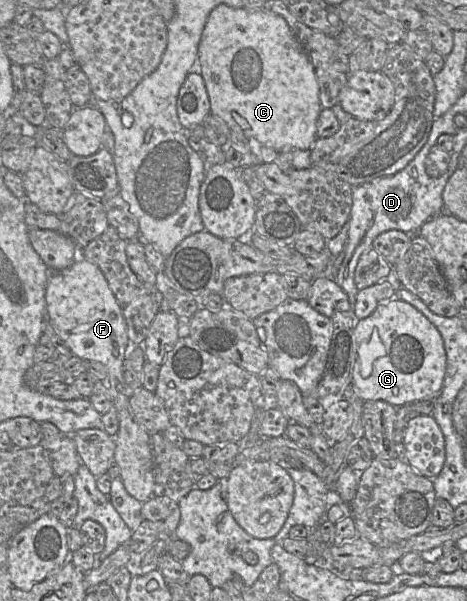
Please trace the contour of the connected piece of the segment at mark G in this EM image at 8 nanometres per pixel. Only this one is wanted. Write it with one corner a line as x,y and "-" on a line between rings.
391,298
381,302
374,312
354,323
356,360
353,380
357,395
364,401
383,400
393,406
433,397
441,391
446,370
443,338
428,318
406,301

